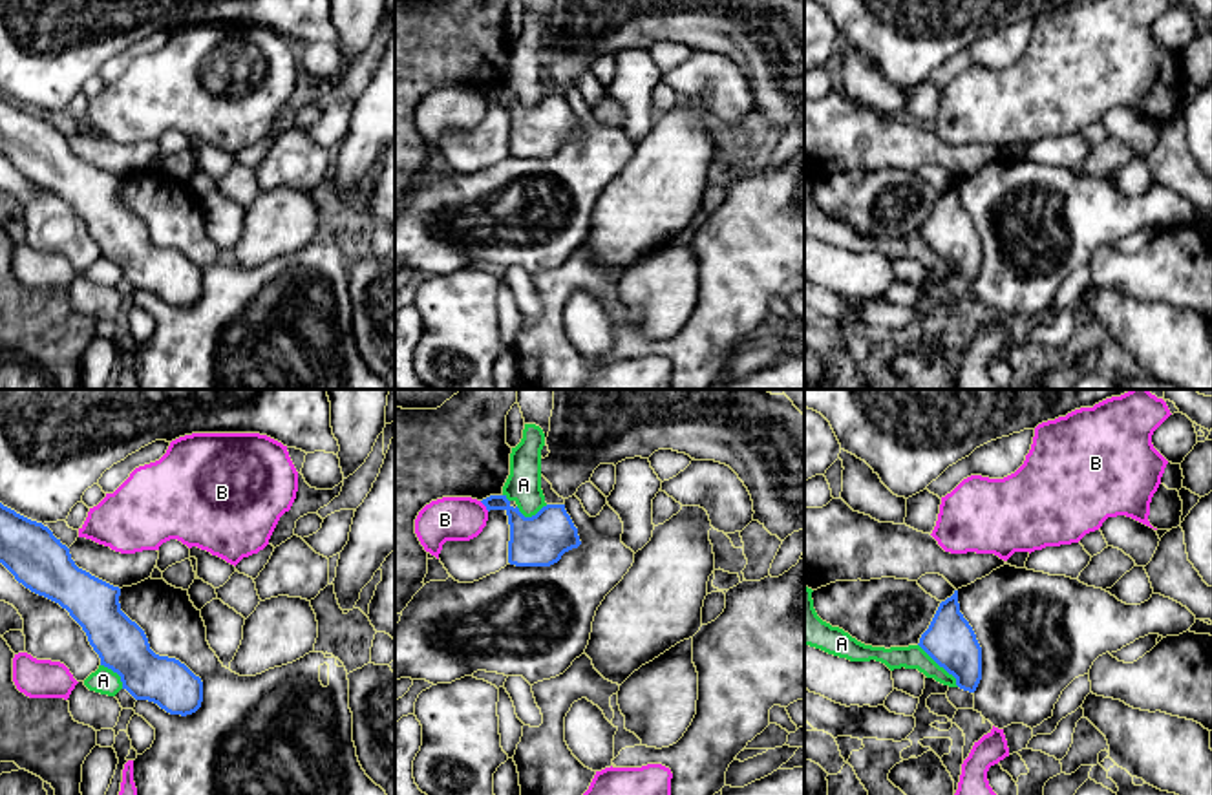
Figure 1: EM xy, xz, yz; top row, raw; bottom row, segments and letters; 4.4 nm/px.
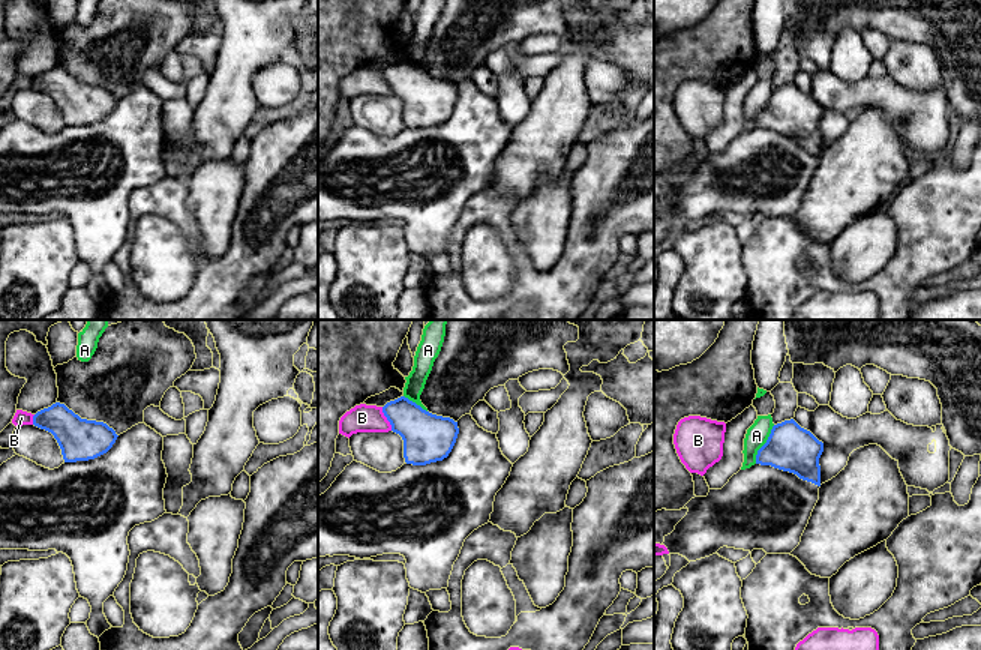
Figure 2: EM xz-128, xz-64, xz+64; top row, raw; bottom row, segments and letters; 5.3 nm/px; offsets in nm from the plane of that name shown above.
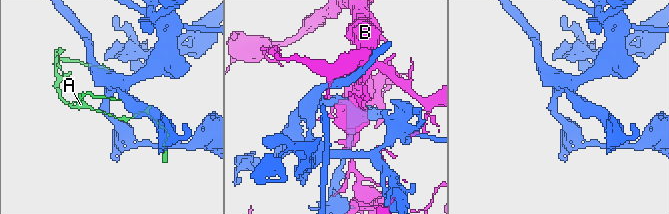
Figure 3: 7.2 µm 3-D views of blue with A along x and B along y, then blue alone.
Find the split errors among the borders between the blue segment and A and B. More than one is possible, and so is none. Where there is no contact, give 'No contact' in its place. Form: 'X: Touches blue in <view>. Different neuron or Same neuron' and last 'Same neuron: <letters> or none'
A: Touches blue in yz. Different neuron
B: Touches blue in xz. Different neuron
Same neuron: none

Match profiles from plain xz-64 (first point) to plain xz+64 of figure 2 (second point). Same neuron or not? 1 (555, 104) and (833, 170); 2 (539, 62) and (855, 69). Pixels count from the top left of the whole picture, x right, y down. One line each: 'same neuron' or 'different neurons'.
1: same neuron
2: different neurons

